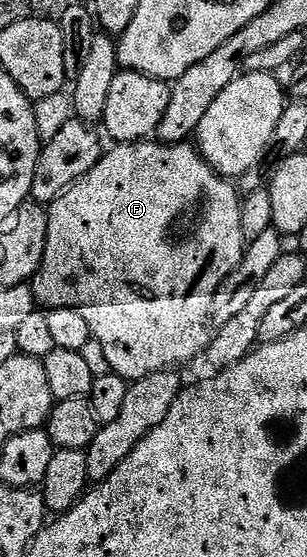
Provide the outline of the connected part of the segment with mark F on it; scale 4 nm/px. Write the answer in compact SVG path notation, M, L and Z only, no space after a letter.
M148 138L133 144L116 143L114 147L112 152L111 149L104 151L103 157L97 162L97 166L93 166L93 170L89 170L89 174L82 176L72 188L62 192L50 204L45 254L38 272L33 277L33 291L36 301L44 309L90 310L93 313L94 339L104 344L111 371L128 382L134 382L149 374L166 372L179 366L175 364L187 364L206 353L213 335L215 295L225 280L237 270L249 241L243 232L243 202L238 187L205 159L194 143L164 144Z

